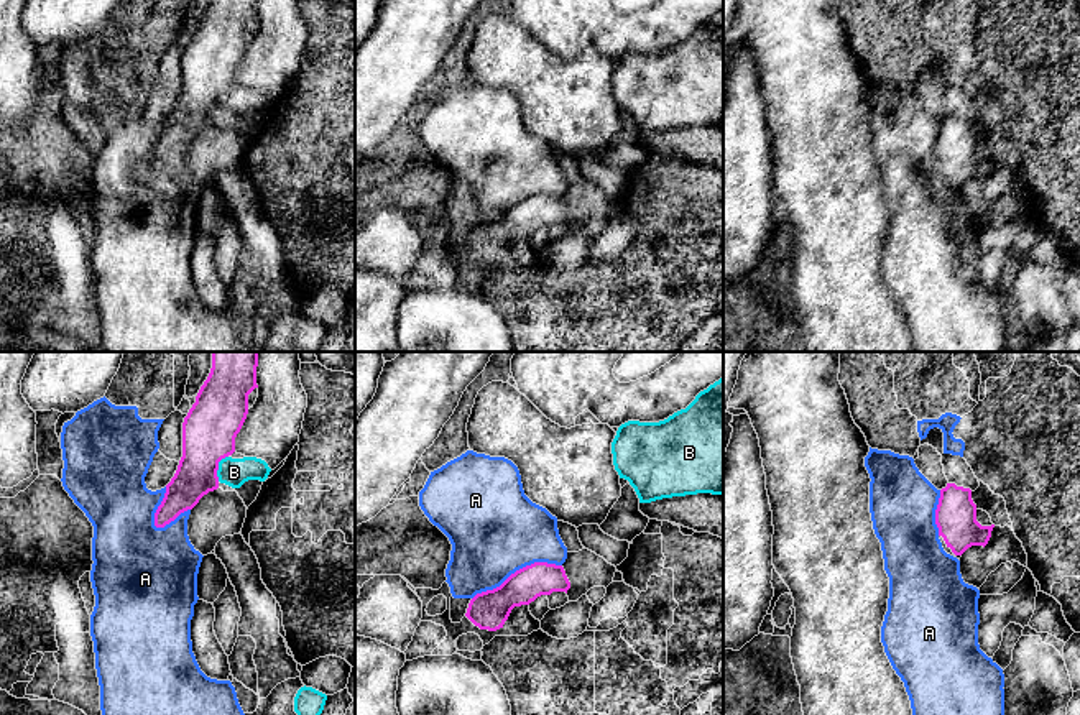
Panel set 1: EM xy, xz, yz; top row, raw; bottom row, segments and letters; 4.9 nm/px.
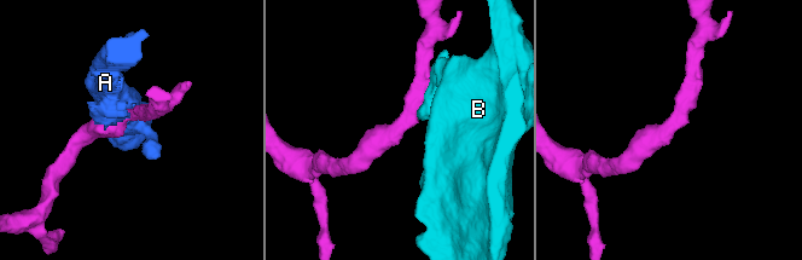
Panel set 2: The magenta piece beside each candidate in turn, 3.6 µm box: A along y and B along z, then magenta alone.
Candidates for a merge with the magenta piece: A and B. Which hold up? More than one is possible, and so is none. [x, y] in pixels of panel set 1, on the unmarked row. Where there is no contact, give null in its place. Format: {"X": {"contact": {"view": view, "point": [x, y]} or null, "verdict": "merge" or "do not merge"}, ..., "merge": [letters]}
{"A": {"contact": {"view": "xz", "point": [516, 202]}, "verdict": "do not merge"}, "B": {"contact": {"view": "xy", "point": [217, 99]}, "verdict": "do not merge"}, "merge": []}

